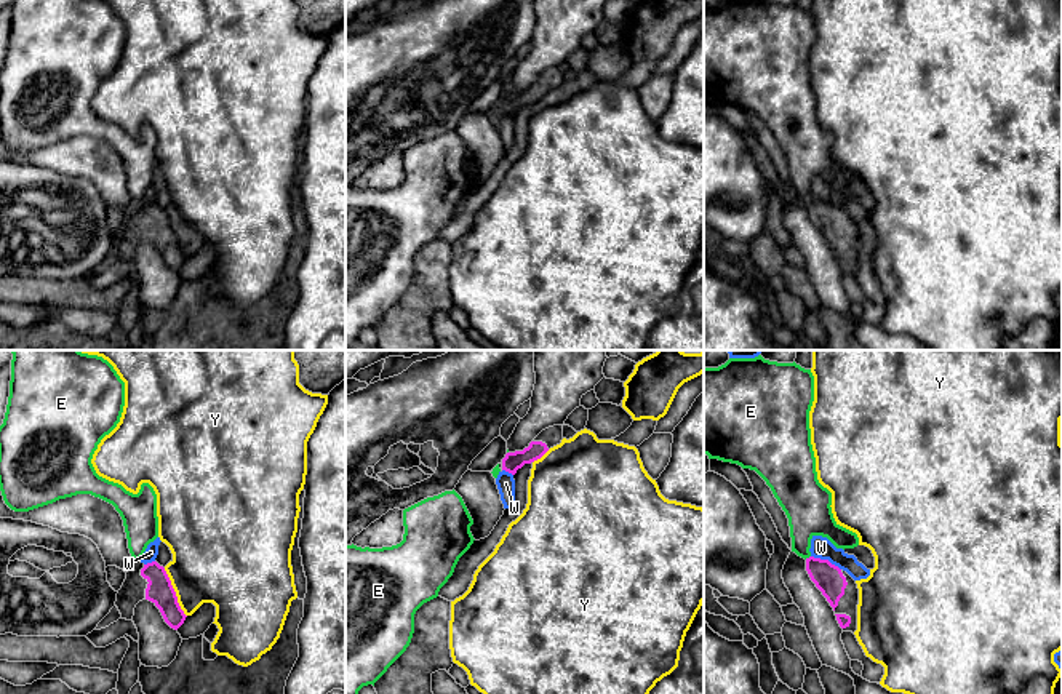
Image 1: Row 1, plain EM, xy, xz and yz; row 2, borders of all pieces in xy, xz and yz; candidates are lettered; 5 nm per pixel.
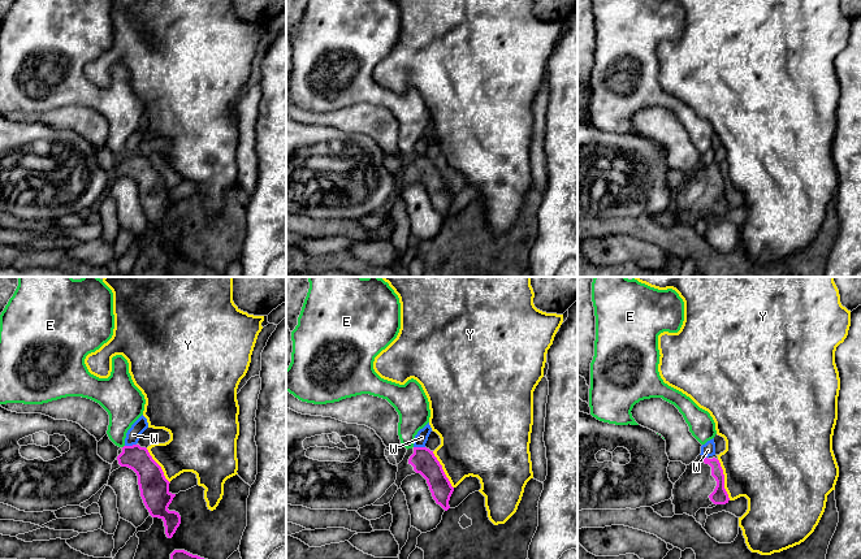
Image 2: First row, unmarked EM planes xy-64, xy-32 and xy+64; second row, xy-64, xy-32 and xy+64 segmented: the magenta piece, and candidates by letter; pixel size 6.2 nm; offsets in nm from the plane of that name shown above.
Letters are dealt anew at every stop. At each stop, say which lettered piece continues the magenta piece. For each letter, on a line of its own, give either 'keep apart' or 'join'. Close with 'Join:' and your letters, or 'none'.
E: keep apart
W: keep apart
Y: keep apart
Join: none

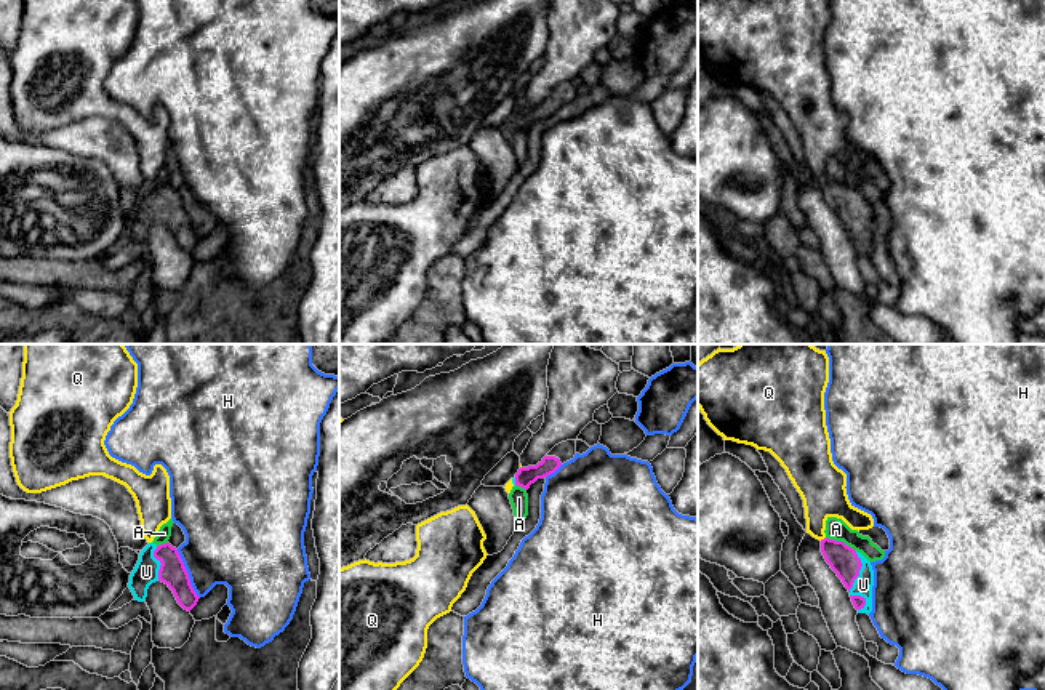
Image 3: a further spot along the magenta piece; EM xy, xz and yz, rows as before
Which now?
A: keep apart
H: keep apart
Q: keep apart
U: join
Join: U

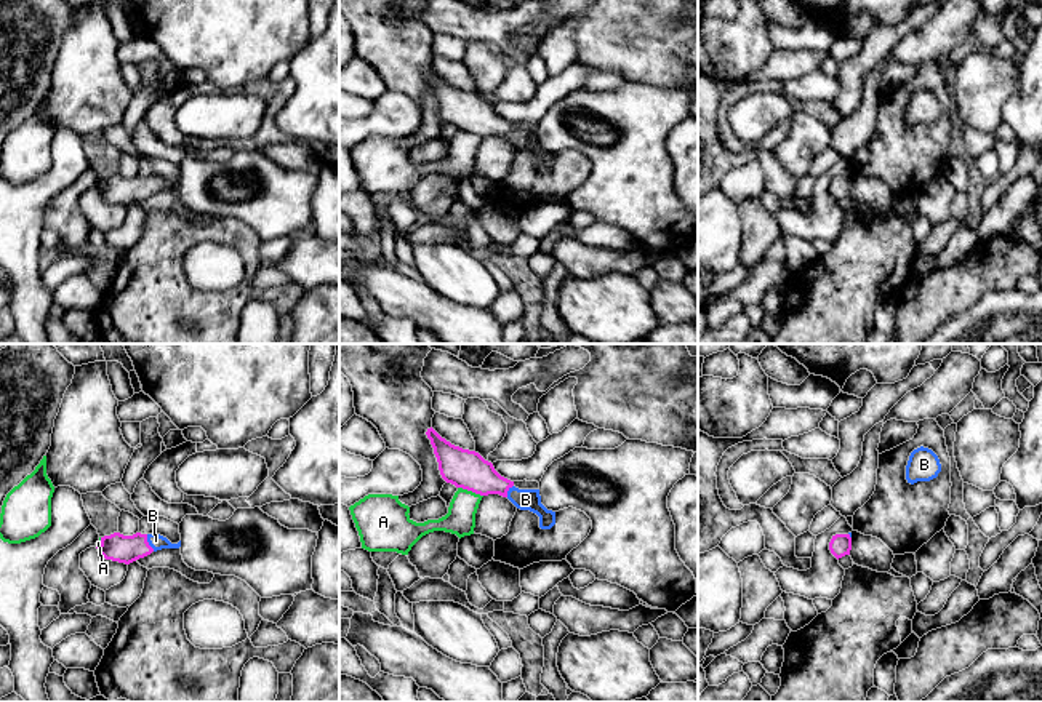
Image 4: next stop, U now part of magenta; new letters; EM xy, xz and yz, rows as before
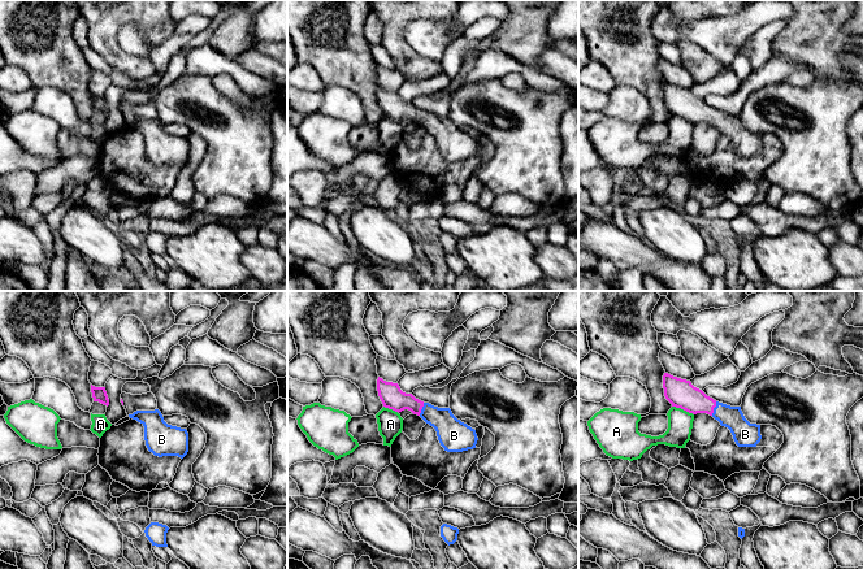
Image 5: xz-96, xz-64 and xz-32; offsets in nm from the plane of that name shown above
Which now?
A: keep apart
B: join
Join: B

